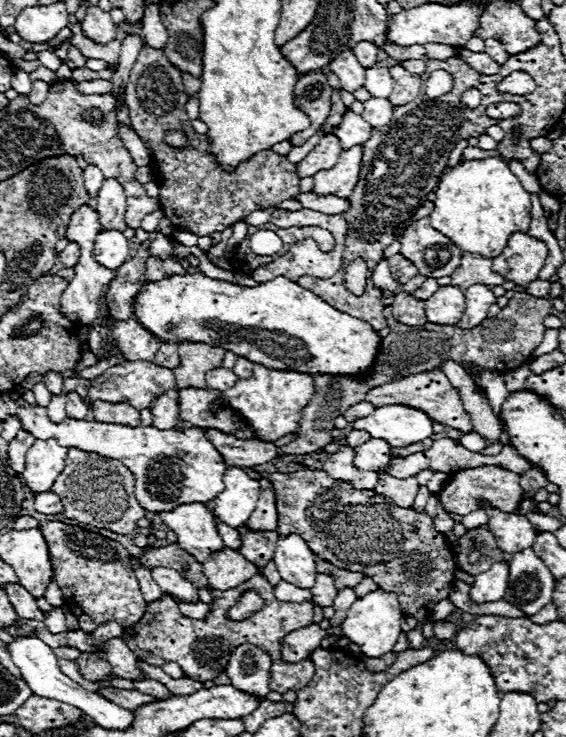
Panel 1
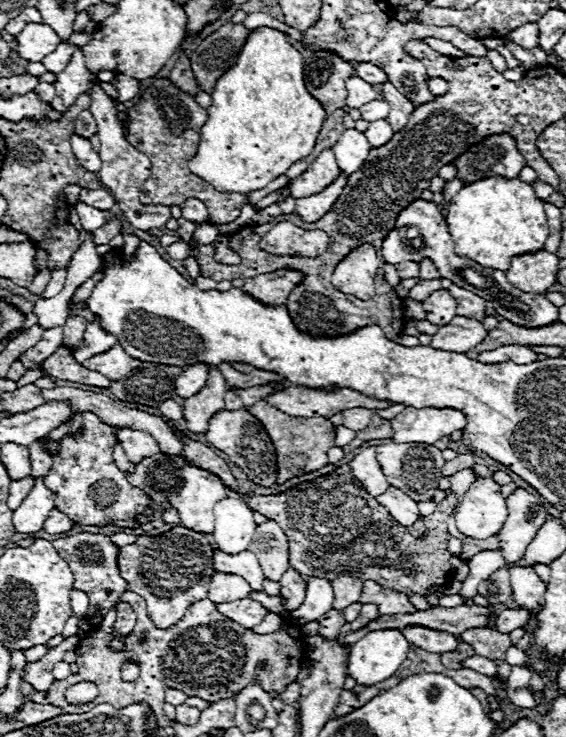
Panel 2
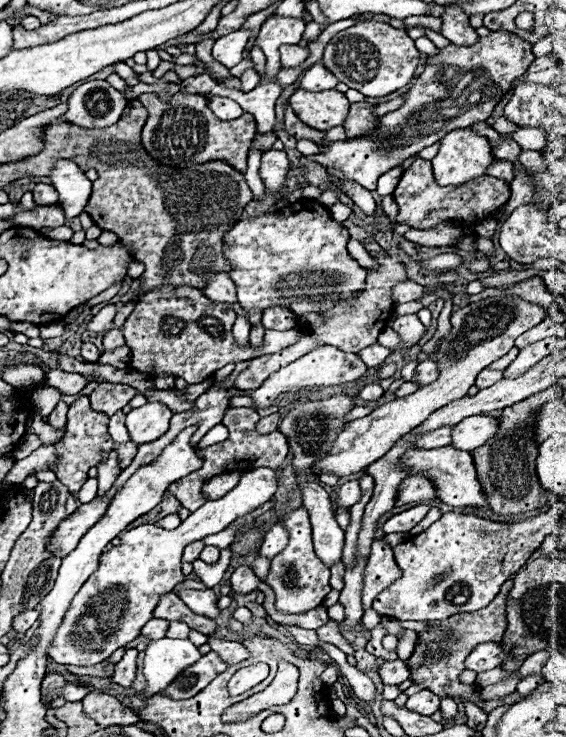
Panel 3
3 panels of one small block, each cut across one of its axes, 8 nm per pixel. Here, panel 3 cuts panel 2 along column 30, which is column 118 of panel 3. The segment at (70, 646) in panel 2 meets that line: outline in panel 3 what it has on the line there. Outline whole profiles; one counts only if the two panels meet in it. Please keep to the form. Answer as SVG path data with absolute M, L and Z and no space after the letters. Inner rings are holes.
M126 650L124 658L114 666L114 676L110 678L110 684L118 684L122 688L130 688L136 676L136 654L138 650Z

